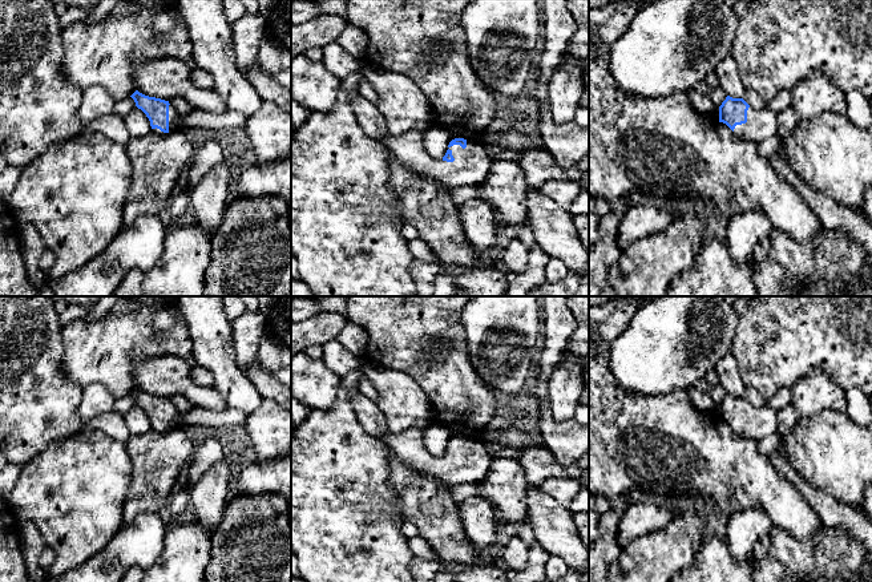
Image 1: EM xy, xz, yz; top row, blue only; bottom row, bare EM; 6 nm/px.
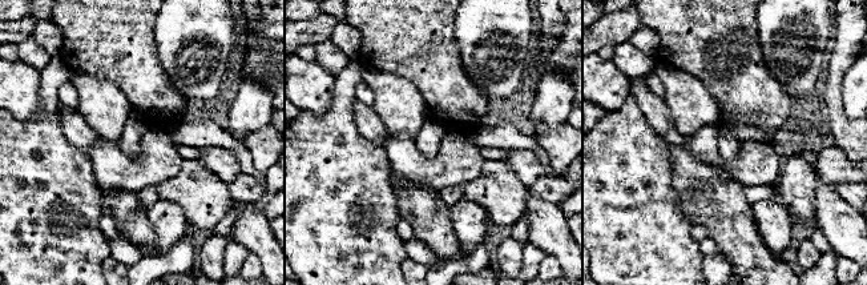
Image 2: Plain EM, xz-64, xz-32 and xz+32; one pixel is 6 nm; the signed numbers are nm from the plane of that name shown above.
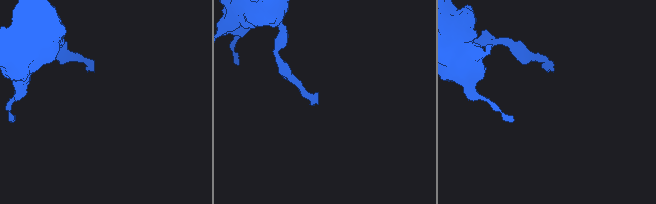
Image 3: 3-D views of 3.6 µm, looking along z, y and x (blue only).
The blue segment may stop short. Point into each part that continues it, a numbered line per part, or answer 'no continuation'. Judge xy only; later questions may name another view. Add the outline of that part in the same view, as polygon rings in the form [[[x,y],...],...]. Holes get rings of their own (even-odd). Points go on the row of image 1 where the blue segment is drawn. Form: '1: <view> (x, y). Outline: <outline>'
1: xy (176, 122). Outline: [[[170,104],[169,105],[169,132],[177,132],[177,130],[186,130],[186,128],[182,122],[182,117]]]

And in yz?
1: yz (762, 124). Outline: [[[768,108],[747,110],[747,122],[736,125],[734,133],[746,141],[759,144],[778,136],[778,113]]]

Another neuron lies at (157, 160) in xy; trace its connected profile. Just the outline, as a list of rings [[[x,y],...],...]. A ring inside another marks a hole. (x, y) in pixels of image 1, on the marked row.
[[[186,130],[130,138],[126,144],[132,165],[132,181],[124,206],[124,229],[141,217],[158,215],[171,198],[182,170],[194,155],[194,144]]]

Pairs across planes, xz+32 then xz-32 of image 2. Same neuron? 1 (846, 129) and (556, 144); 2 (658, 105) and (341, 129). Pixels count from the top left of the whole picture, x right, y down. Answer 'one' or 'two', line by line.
1: one
2: two

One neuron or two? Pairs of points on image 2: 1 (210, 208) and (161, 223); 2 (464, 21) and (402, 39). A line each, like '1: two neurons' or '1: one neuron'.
1: two neurons
2: two neurons

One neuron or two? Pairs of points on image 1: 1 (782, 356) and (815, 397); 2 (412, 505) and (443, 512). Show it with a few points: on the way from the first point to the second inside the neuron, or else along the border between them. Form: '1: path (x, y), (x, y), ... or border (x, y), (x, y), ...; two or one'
1: border (832, 380), (820, 371), (812, 370), (791, 388); two
2: path (420, 505), (428, 505), (435, 512); one

